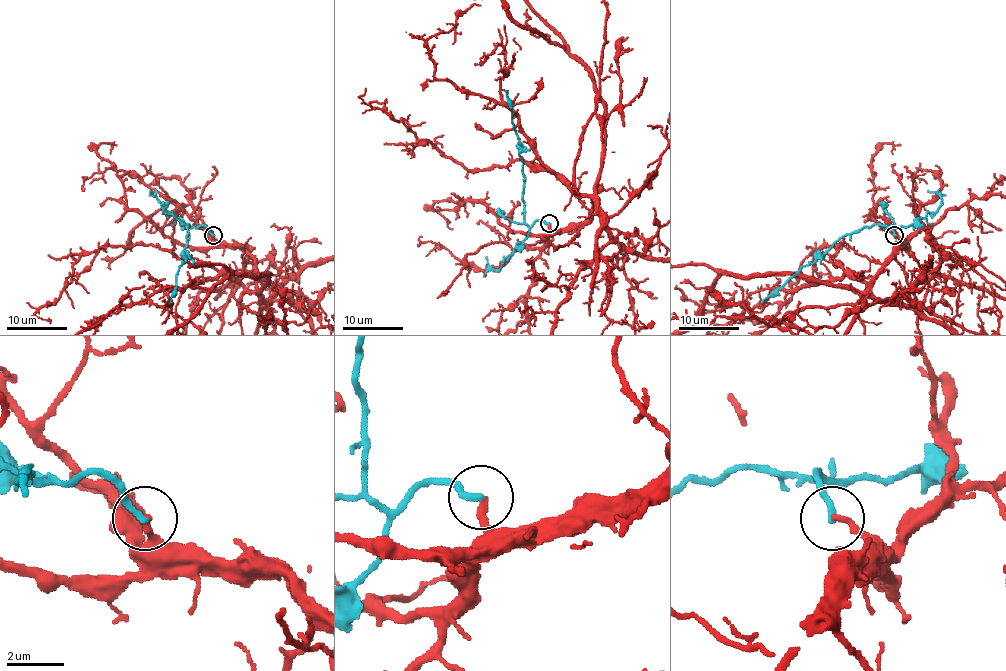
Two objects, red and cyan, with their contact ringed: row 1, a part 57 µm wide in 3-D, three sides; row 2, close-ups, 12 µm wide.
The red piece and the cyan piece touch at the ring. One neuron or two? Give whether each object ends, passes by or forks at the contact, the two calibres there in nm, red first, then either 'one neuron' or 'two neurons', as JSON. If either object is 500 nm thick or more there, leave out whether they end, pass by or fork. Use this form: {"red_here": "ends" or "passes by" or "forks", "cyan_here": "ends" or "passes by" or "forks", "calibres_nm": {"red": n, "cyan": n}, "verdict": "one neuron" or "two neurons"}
{"red_here": "ends", "cyan_here": "ends", "calibres_nm": {"red": 240, "cyan": 240}, "verdict": "two neurons"}

